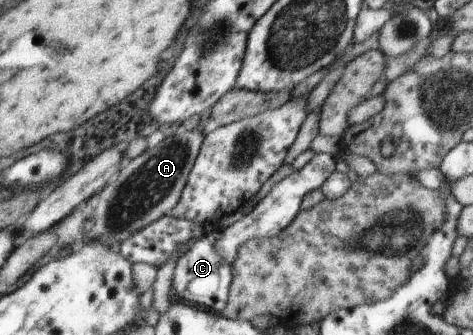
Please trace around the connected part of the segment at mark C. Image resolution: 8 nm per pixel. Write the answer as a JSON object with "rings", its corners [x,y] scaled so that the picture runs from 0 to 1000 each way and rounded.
{"rings":[[[691,457],[668,460],[666,472],[647,499],[626,507],[605,534],[592,537],[588,552],[581,552],[571,567],[571,576],[537,621],[537,630],[526,636],[518,651],[512,651],[499,672],[465,684],[457,678],[440,687],[431,704],[414,719],[393,755],[385,755],[381,773],[376,773],[366,845],[368,890],[469,937],[486,899],[493,803],[505,761],[505,743],[524,716],[537,710],[577,710],[592,701],[636,633],[643,588],[655,573],[677,567],[685,546],[689,546],[689,537],[710,510],[710,493],[715,493],[715,475],[706,463]]]}

